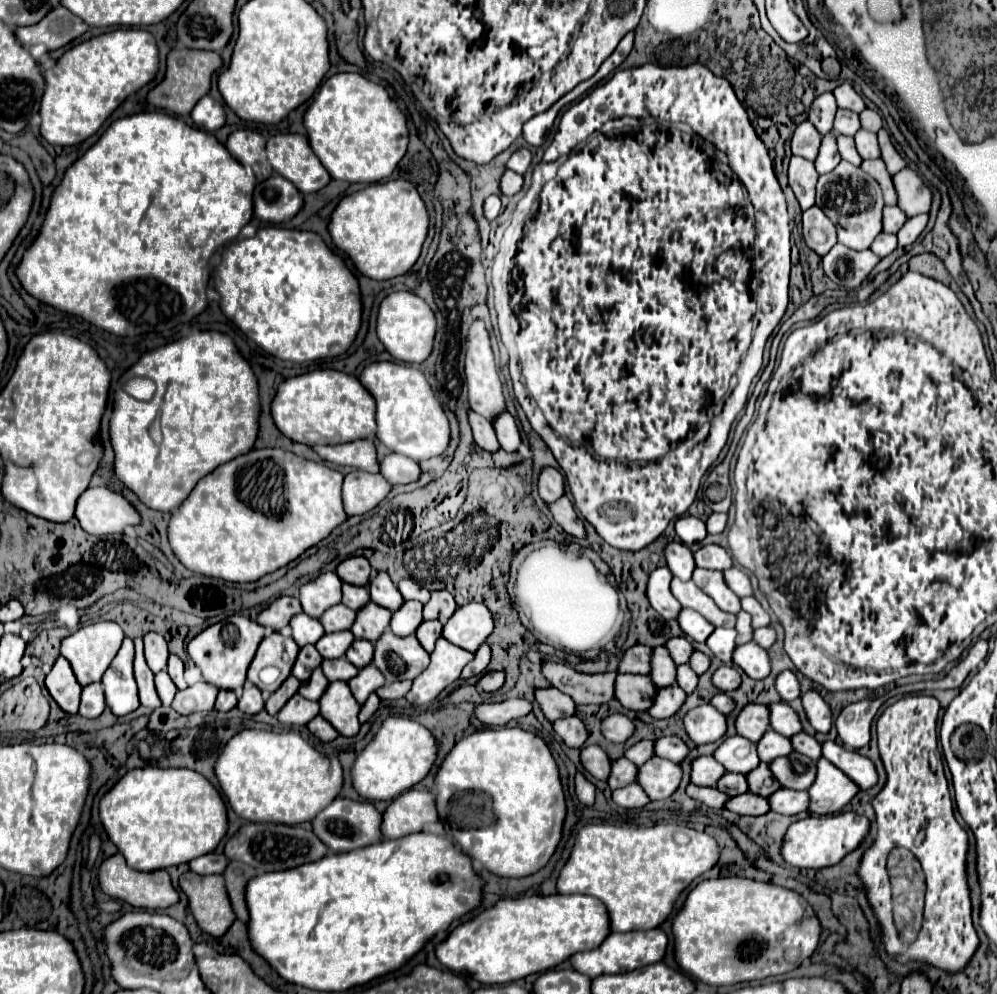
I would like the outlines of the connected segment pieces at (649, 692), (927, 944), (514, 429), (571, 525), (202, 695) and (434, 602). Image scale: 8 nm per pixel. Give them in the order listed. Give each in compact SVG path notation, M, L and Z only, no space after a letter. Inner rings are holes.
M617 674L617 700L629 710L649 710L657 692L649 676Z
M919 694L897 700L895 704L885 708L881 718L877 720L879 752L887 770L887 784L873 798L873 808L877 812L877 838L875 844L865 852L857 874L861 876L869 894L869 902L877 914L882 943L888 955L898 963L905 963L913 958L933 964L945 972L959 972L975 954L979 946L979 936L971 922L971 898L965 874L969 848L967 832L957 824L953 816L951 794L937 752L937 714L937 698ZM897 846L909 848L919 858L927 880L923 926L917 940L911 944L901 942L893 924L891 883L885 862L891 848Z
M501 414L497 418L497 422L493 422L497 438L501 442L501 448L505 452L517 452L519 444L521 444L521 432L519 426L515 422L515 418L511 414Z
M563 496L561 500L549 504L549 510L551 510L553 518L557 520L557 524L559 524L567 534L571 534L571 536L575 536L575 538L585 538L585 536L587 536L587 534L585 534L583 520L577 516L575 506L573 506L573 502L571 502L567 496Z
M199 682L185 690L179 690L171 706L175 712L183 716L189 716L193 712L211 712L217 700L217 692L219 690L215 686L207 682Z
M433 592L431 600L425 604L423 608L423 618L425 620L441 620L441 622L447 622L453 612L457 610L457 604L455 604L455 598L449 594L449 592Z

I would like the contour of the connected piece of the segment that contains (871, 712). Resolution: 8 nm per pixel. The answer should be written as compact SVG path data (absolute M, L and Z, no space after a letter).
M885 694L881 698L867 698L861 702L853 702L841 710L841 714L835 720L835 728L839 732L841 742L849 750L859 750L869 744L871 740L871 722L875 720L879 708L883 702L891 698L891 694Z

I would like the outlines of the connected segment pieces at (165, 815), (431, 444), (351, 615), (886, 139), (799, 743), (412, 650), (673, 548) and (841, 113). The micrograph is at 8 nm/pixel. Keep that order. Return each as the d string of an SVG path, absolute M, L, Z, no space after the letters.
M137 768L125 774L101 800L101 822L111 838L111 842L119 848L119 852L127 858L131 868L137 870L163 870L169 866L187 864L199 856L213 852L229 830L227 806L219 794L219 790L199 772L187 768Z
M375 362L359 378L377 402L377 438L393 452L427 460L441 456L451 442L449 418L423 370L399 362Z
M337 604L337 606L333 606L333 610L327 610L321 616L321 624L325 626L325 632L351 630L355 616L357 616L355 610L349 610L345 604Z
M881 130L879 134L879 146L881 146L881 158L883 158L883 162L887 164L887 170L891 172L891 174L897 174L899 170L903 170L905 166L907 166L907 162L905 162L905 158L897 152L897 148L895 148L895 144L893 144L893 138L891 138L891 134L889 134L889 130Z
M797 734L797 736L793 736L793 748L799 754L805 754L805 756L809 756L813 760L821 758L821 742L817 742L809 734Z
M387 630L375 642L373 664L385 674L387 682L415 680L429 666L429 654L413 634L409 638L397 638Z
M669 542L665 548L667 556L667 566L673 572L673 576L681 580L691 580L693 570L695 570L695 558L693 550L681 542Z
M837 110L837 118L835 118L835 132L845 134L845 136L855 136L857 130L861 128L859 122L859 114L851 112L851 110Z

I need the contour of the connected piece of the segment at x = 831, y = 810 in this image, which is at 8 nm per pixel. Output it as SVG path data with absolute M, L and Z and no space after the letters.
M821 758L817 762L817 782L813 782L813 786L807 792L811 796L809 810L813 814L835 814L835 812L843 810L843 806L849 804L857 796L859 786L847 774L843 774L837 766L833 766L827 758Z

